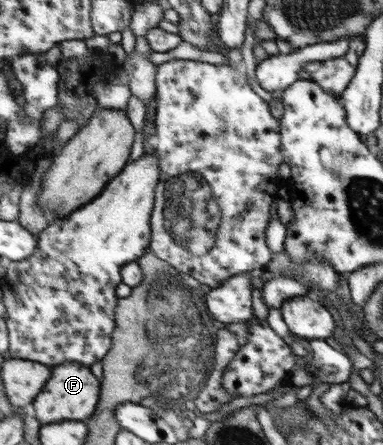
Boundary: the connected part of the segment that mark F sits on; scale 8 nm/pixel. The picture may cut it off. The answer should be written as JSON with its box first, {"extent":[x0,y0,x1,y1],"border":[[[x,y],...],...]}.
{"extent":[32,361,103,425],"border":[[[79,361],[55,366],[52,371],[53,381],[49,381],[49,389],[44,389],[32,406],[32,411],[41,424],[50,425],[67,420],[91,419],[97,412],[97,408],[100,407],[103,388],[101,379],[91,371],[90,367],[81,365]]]}

